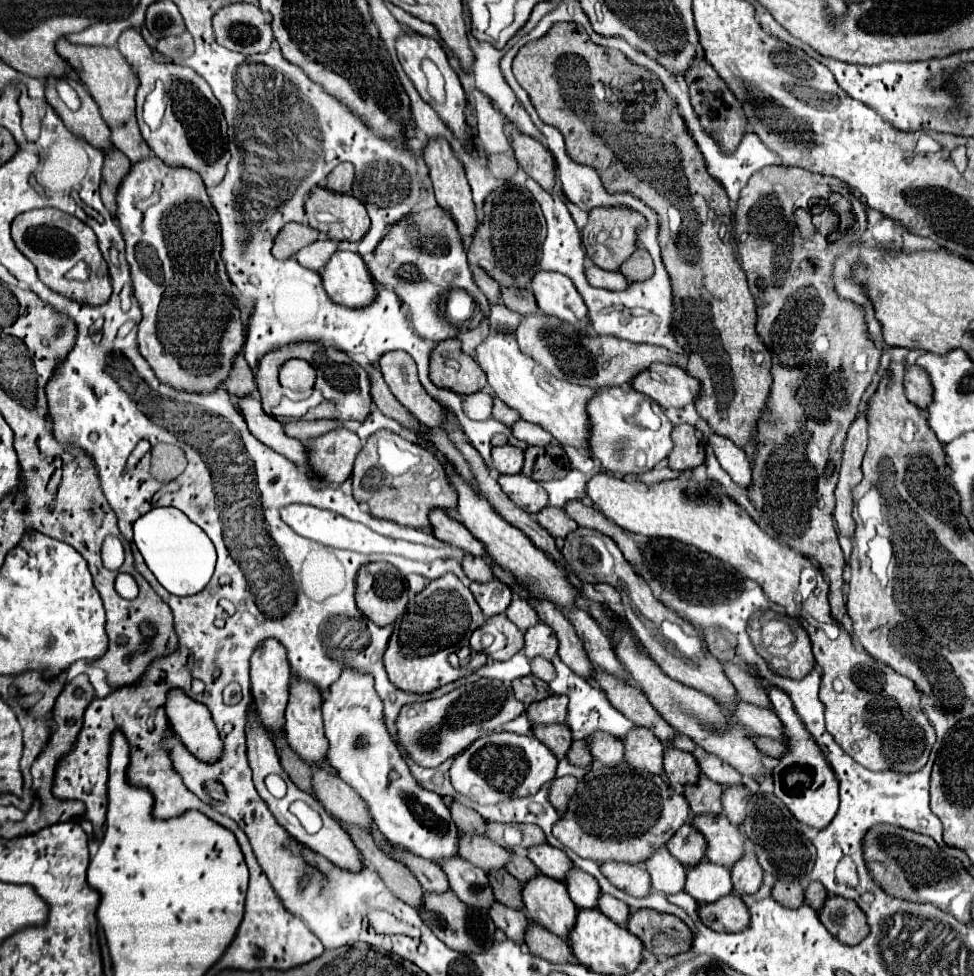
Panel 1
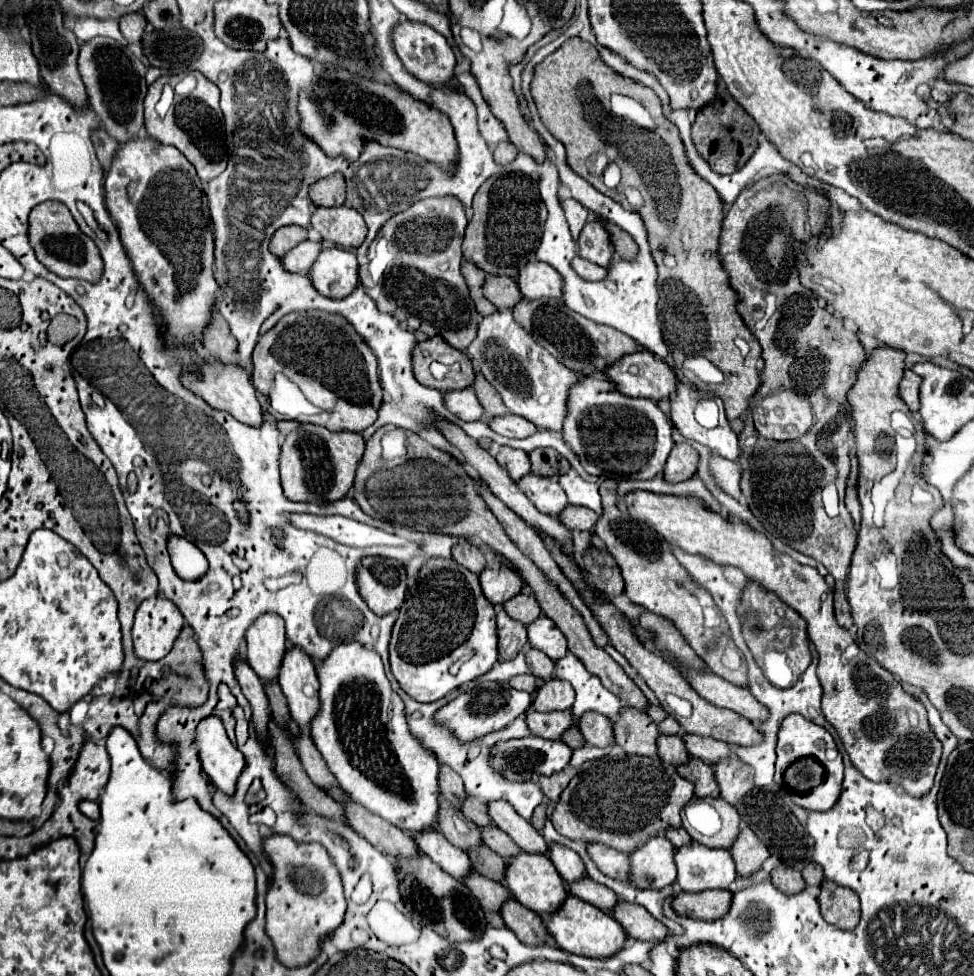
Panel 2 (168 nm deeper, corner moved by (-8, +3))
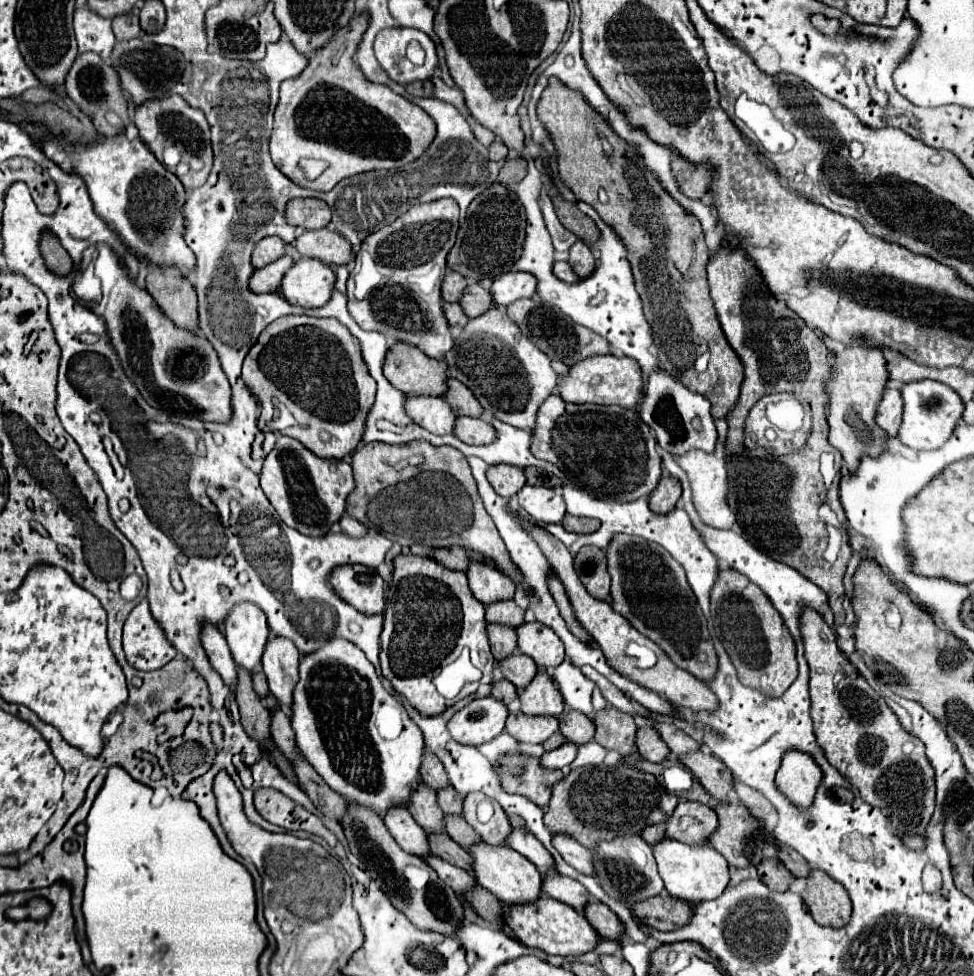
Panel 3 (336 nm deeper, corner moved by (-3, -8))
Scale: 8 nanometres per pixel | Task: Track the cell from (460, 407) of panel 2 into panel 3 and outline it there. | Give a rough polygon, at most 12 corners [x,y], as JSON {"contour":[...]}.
{"contour":[[409,397],[407,413],[435,435],[455,431],[445,397]]}

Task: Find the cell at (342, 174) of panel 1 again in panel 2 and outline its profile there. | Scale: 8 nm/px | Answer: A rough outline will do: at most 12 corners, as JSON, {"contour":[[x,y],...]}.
{"contour":[[340,174],[310,186],[314,206],[342,206],[346,182]]}

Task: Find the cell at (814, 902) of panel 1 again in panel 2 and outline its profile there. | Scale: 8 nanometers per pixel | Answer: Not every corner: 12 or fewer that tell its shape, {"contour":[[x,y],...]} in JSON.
{"contour":[[808,862],[802,876],[808,886],[820,886],[824,880],[820,864]]}

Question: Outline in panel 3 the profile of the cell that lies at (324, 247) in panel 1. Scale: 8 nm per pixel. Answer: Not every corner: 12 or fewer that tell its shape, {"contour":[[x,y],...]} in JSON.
{"contour":[[283,255],[275,263],[253,273],[249,287],[255,293],[279,289],[293,257]]}

